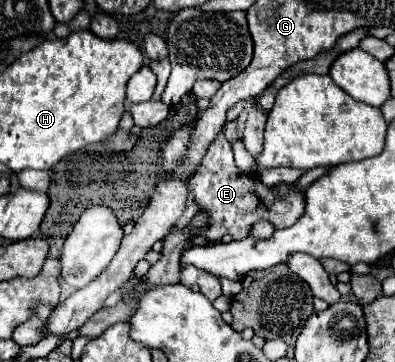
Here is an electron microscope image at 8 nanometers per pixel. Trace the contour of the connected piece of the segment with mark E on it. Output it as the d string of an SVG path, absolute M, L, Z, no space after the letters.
M225 126L217 134L217 138L209 144L203 160L187 178L185 186L193 194L199 212L207 214L207 224L203 228L193 228L193 232L211 242L221 240L225 234L231 234L235 238L247 236L251 226L261 220L267 220L277 228L293 226L305 212L305 194L299 192L297 188L293 188L287 196L281 196L277 192L277 186L265 186L251 174L241 172L235 166L231 144L225 138Z

